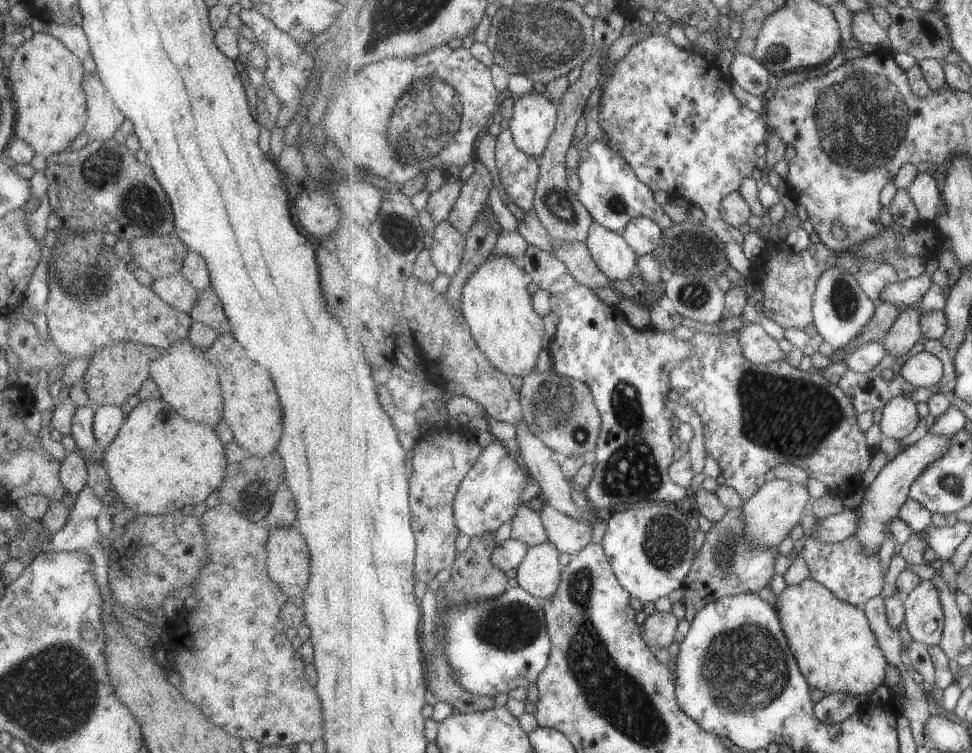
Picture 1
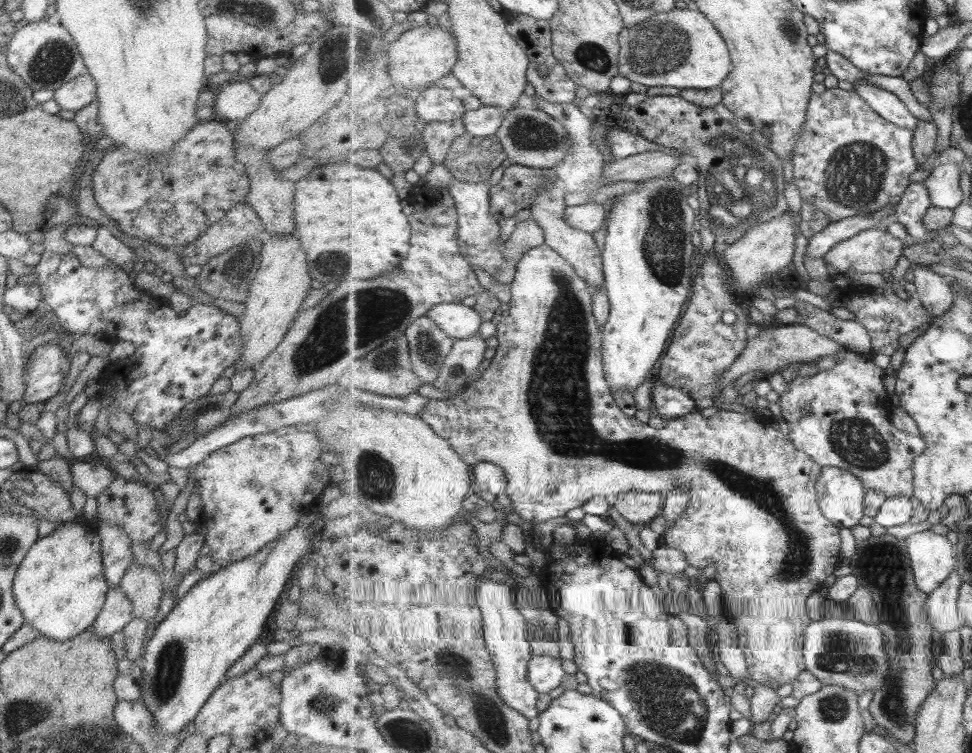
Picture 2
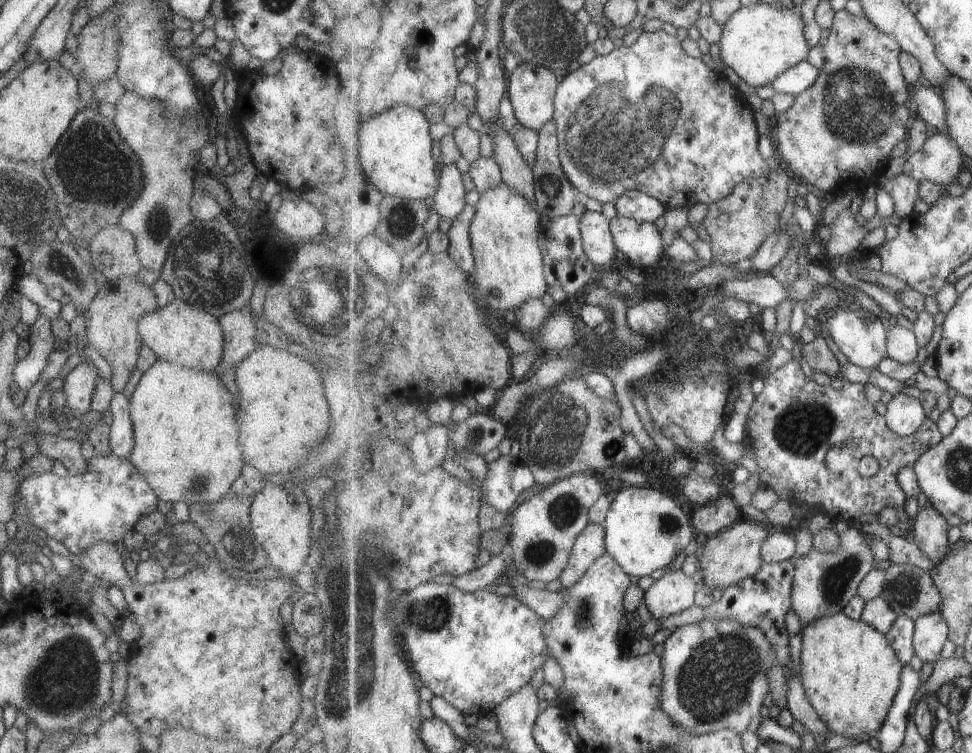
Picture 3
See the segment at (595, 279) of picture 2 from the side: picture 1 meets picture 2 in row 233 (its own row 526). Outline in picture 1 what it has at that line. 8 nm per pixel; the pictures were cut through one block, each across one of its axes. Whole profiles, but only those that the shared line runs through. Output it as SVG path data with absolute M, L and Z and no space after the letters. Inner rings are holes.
M548 504L541 513L550 541L561 552L572 557L591 543L593 530L587 520L575 520L575 516L567 516L565 512L559 512Z

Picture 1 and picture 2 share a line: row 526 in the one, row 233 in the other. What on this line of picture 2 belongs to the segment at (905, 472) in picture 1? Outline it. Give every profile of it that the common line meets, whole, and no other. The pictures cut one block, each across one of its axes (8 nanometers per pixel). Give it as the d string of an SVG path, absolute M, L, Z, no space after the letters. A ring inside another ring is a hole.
M873 228L862 230L853 238L836 244L823 259L831 266L839 269L839 280L842 284L846 284L850 288L850 286L854 285L848 278L845 278L849 273L877 273L889 277L889 274L893 272L893 268L899 264L901 256L904 256L906 247L903 241L895 238L893 234Z

